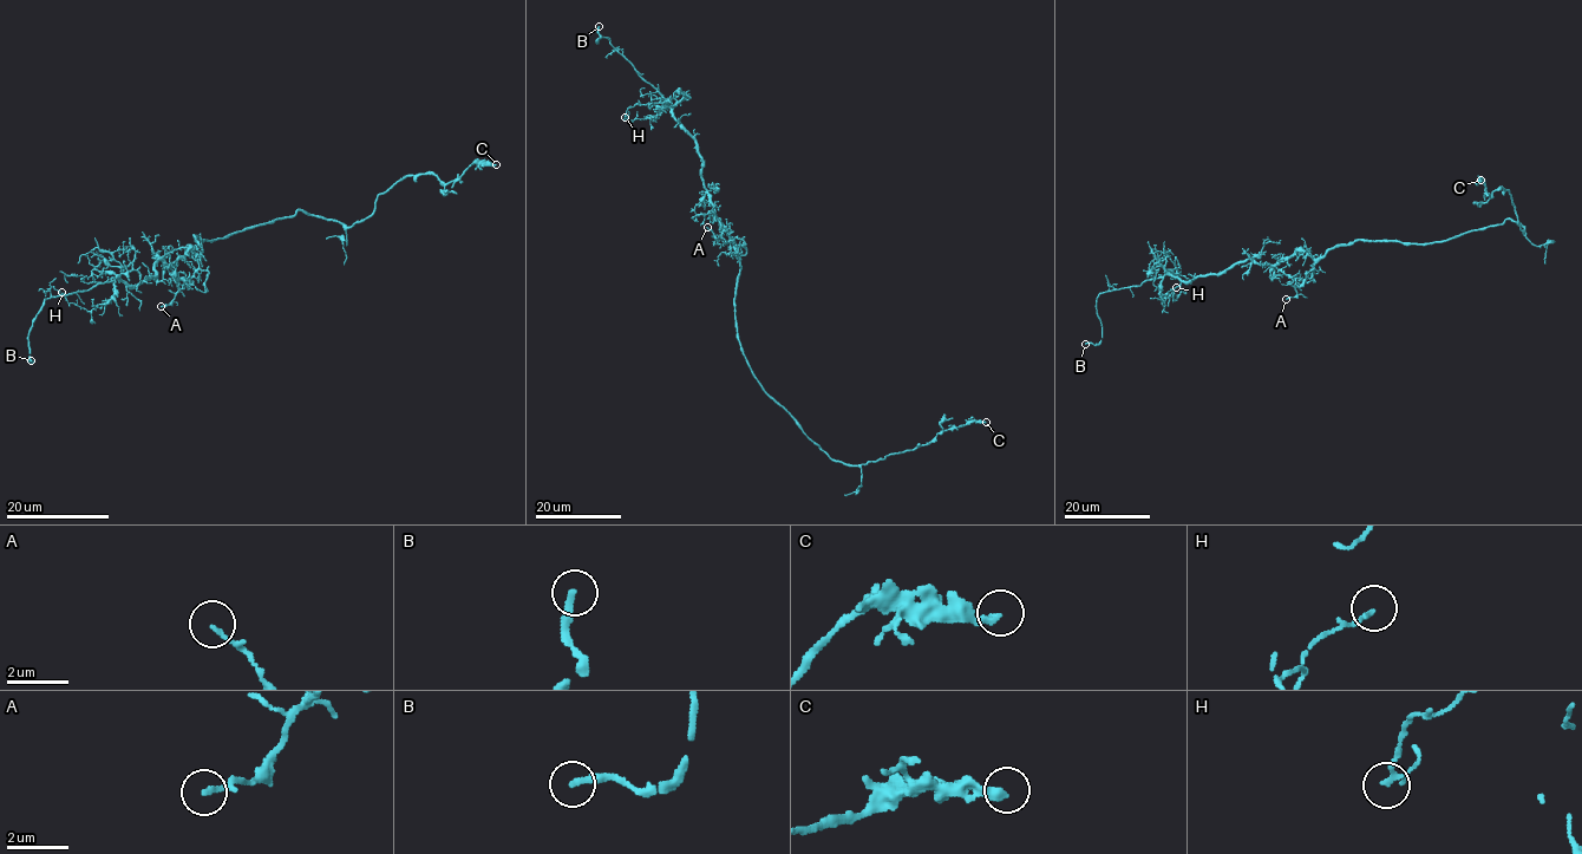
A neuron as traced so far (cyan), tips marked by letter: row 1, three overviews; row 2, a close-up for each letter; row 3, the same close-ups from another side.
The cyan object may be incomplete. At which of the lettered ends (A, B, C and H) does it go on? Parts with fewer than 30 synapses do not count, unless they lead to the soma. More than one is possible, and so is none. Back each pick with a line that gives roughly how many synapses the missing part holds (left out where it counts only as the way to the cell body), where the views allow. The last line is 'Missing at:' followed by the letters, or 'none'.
Missing at: B

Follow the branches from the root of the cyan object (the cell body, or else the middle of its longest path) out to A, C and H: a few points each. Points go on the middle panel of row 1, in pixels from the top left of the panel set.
A: (734, 299), (740, 266), (733, 240), (716, 217), (720, 225), (720, 236), (717, 238), (707, 227)
C: (734, 299), (737, 339), (752, 376), (831, 458), (851, 465), (867, 464), (927, 444), (940, 432), (986, 422)
H: (734, 299), (740, 266), (733, 240), (717, 216), (705, 187), (695, 139), (667, 102), (635, 104), (625, 117)

